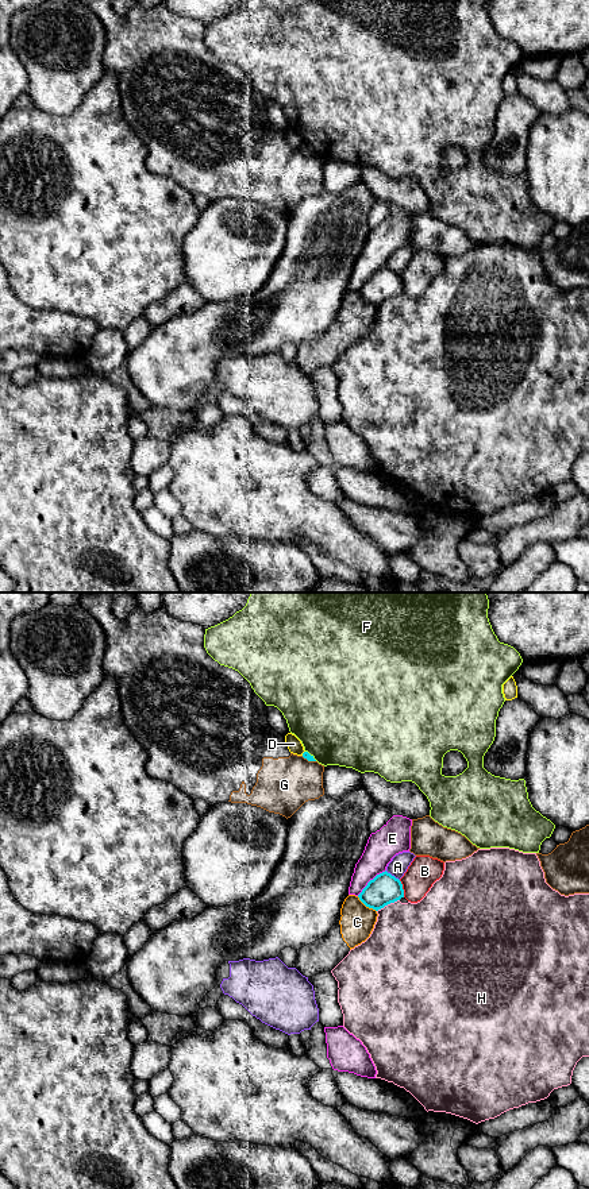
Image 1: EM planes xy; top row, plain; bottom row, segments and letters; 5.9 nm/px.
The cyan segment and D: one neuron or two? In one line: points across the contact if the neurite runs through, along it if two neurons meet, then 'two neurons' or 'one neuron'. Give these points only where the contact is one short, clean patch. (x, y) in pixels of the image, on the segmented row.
border xy (304, 751), (301, 755); two neurons

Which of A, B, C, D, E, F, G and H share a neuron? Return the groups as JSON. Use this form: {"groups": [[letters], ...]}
{"groups": [["A"], ["B"], ["C"], ["D"], ["E"], ["F"], ["G"], ["H"]]}

